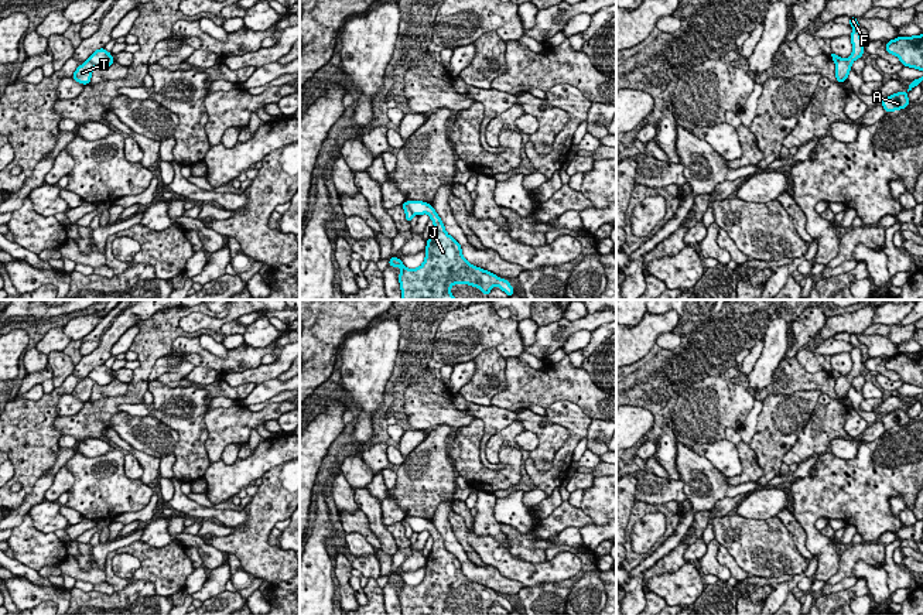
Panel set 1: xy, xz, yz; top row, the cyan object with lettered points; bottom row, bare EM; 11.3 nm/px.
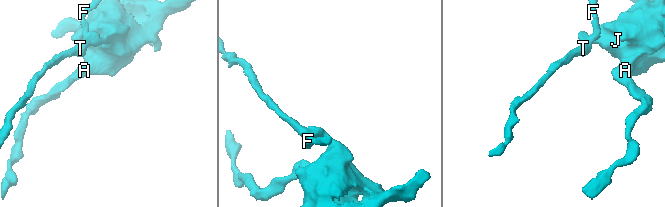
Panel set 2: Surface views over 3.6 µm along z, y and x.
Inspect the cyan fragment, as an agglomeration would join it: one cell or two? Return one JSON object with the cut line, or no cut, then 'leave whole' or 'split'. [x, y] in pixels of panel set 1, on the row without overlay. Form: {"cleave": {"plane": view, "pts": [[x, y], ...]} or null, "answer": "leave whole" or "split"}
{"cleave": {"plane": "xy", "pts": [[88, 376], [95, 382]]}, "answer": "split"}

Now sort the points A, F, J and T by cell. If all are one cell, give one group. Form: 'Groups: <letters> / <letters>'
Groups: A J / F T

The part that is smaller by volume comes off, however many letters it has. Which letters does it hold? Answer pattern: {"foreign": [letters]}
{"foreign": ["F", "T"]}

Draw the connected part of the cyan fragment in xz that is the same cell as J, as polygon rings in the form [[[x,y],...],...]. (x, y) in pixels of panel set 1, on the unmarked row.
[[[417,516],[404,520],[413,532],[428,530],[434,544],[420,584],[407,585],[396,573],[389,577],[389,582],[401,585],[399,591],[401,615],[457,615],[451,611],[452,601],[478,604],[483,612],[489,612],[493,602],[498,602],[509,614],[515,611],[509,597],[472,582],[462,573],[461,561],[447,550],[441,534],[430,520]]]

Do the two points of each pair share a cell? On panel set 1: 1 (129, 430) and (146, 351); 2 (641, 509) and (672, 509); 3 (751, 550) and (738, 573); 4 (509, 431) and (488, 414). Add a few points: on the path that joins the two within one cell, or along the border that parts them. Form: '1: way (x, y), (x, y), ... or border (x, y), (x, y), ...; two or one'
1: border (119, 412), (112, 417), (109, 426); two
2: way (648, 508), (665, 508); one
3: border (720, 543), (749, 576); two
4: border (518, 420), (513, 420), (489, 438), (486, 455); two

